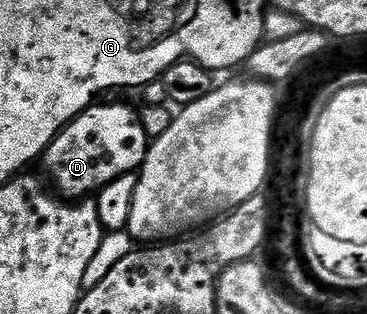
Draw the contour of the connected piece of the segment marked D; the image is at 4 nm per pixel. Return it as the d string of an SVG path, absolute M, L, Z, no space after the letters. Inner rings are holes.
M101 104L92 106L79 113L75 119L66 124L63 131L57 133L57 137L50 142L43 155L45 172L49 175L48 183L58 188L56 191L65 198L89 198L101 191L107 182L115 182L128 172L137 172L145 162L145 155L149 153L151 137L143 130L138 109L128 108L125 104Z

